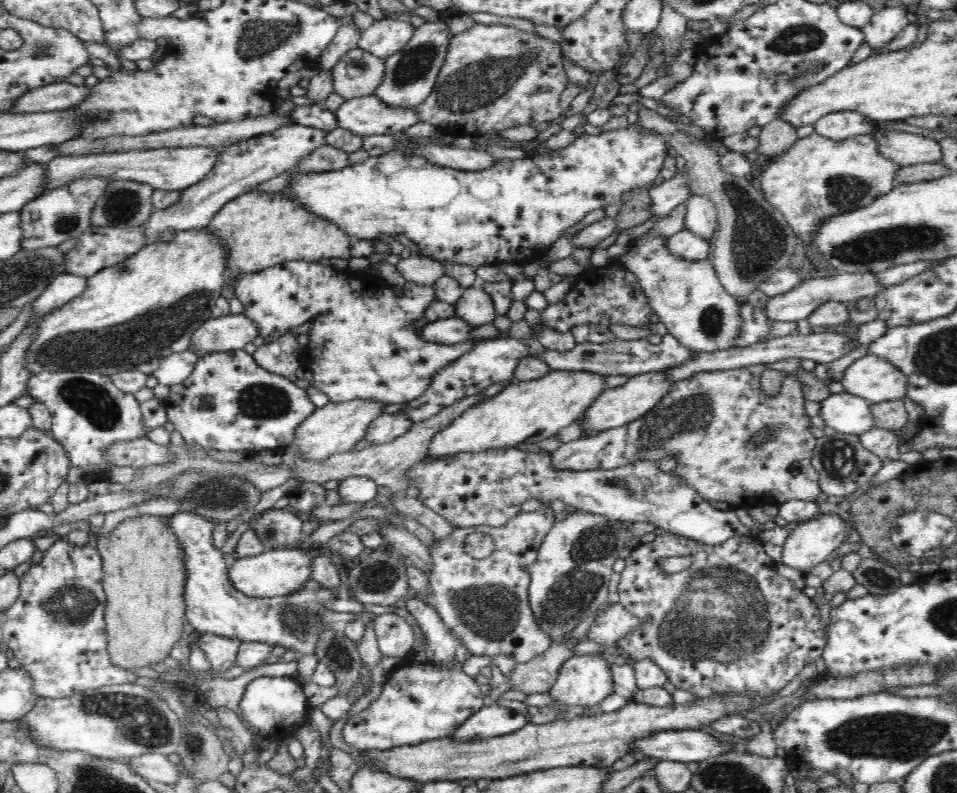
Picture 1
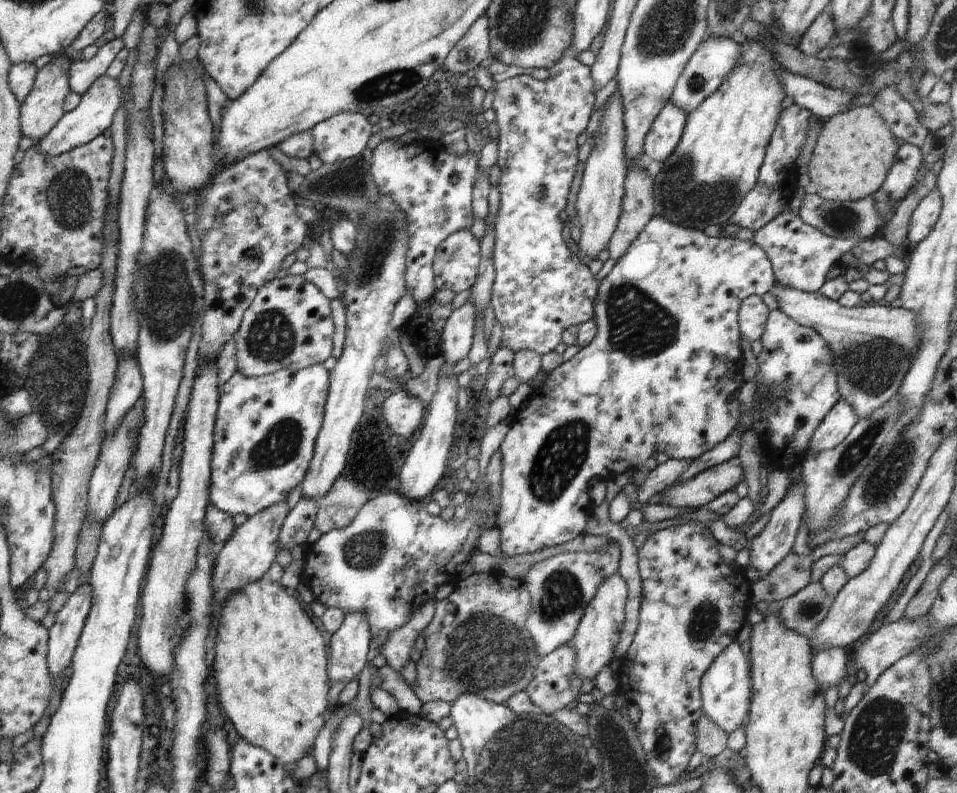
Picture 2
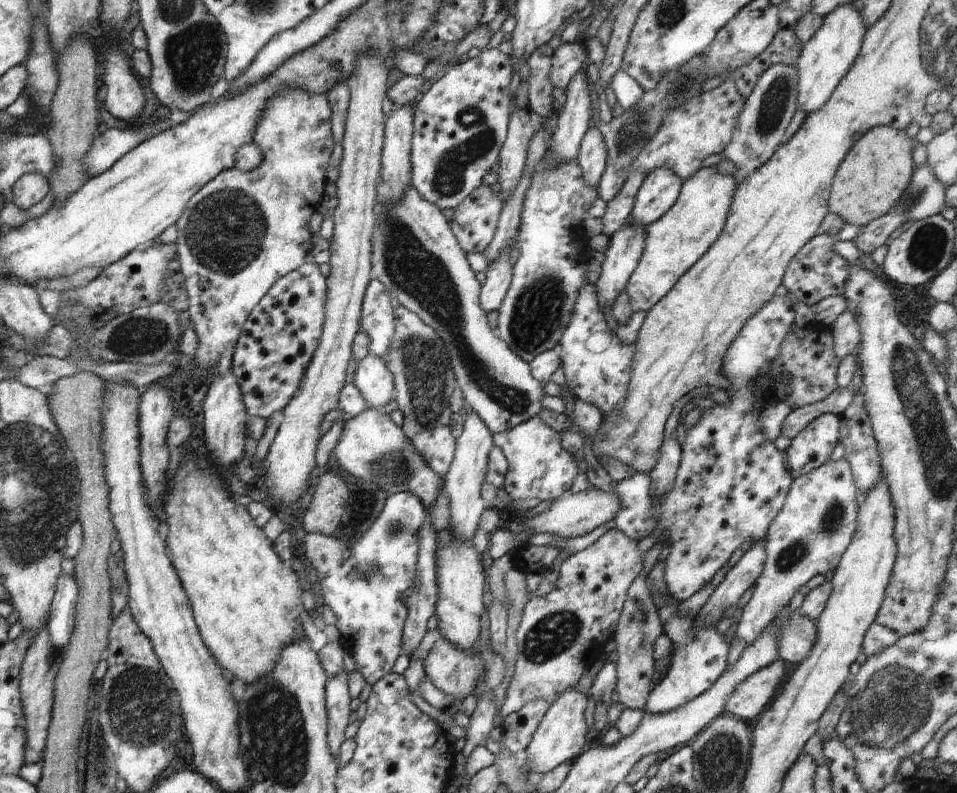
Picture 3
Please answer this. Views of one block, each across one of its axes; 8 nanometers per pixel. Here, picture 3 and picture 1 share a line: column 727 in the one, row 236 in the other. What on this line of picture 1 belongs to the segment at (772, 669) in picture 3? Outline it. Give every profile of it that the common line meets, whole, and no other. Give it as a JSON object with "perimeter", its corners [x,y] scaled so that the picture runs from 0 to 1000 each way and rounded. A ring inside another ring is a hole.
{"perimeter":[[[725,246],[718,252],[716,289],[744,304],[749,293],[750,272],[747,259],[738,247]]]}

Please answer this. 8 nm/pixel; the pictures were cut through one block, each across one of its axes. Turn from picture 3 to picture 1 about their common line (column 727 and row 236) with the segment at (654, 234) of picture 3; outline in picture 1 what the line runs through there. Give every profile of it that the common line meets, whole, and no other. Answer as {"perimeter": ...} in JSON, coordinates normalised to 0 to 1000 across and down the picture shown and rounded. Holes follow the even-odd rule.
{"perimeter":[[[215,286],[209,290],[194,290],[194,293],[185,293],[184,300],[178,305],[165,304],[157,310],[148,313],[144,319],[139,320],[133,328],[125,330],[123,334],[109,338],[99,348],[91,351],[91,362],[77,378],[69,381],[67,386],[61,386],[56,391],[52,391],[50,396],[46,396],[42,404],[38,404],[38,411],[41,414],[41,421],[32,433],[29,448],[25,449],[27,453],[27,463],[31,472],[40,472],[44,468],[98,468],[99,470],[115,473],[116,475],[121,469],[140,468],[144,467],[154,473],[159,473],[159,469],[165,464],[167,456],[175,449],[186,444],[193,444],[200,441],[201,424],[213,409],[219,398],[222,391],[226,388],[226,378],[231,375],[232,363],[237,358],[234,351],[239,330],[239,314],[236,308],[233,308],[224,293],[219,293]]]}

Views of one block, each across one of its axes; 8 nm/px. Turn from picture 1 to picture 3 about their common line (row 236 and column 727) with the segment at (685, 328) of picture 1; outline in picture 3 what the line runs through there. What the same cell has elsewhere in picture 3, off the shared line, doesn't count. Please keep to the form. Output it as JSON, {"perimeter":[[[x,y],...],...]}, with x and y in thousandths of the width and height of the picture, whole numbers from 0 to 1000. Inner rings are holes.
{"perimeter":[[[702,755],[694,764],[687,764],[688,777],[694,792],[693,798],[701,808],[702,832],[693,856],[678,874],[672,894],[675,900],[696,900],[700,895],[706,895],[708,890],[721,885],[741,870],[742,865],[745,865],[759,846],[762,811],[757,807],[757,801],[748,794],[749,789],[740,789],[734,797],[725,794],[725,779],[711,777],[708,762],[706,755]]]}

